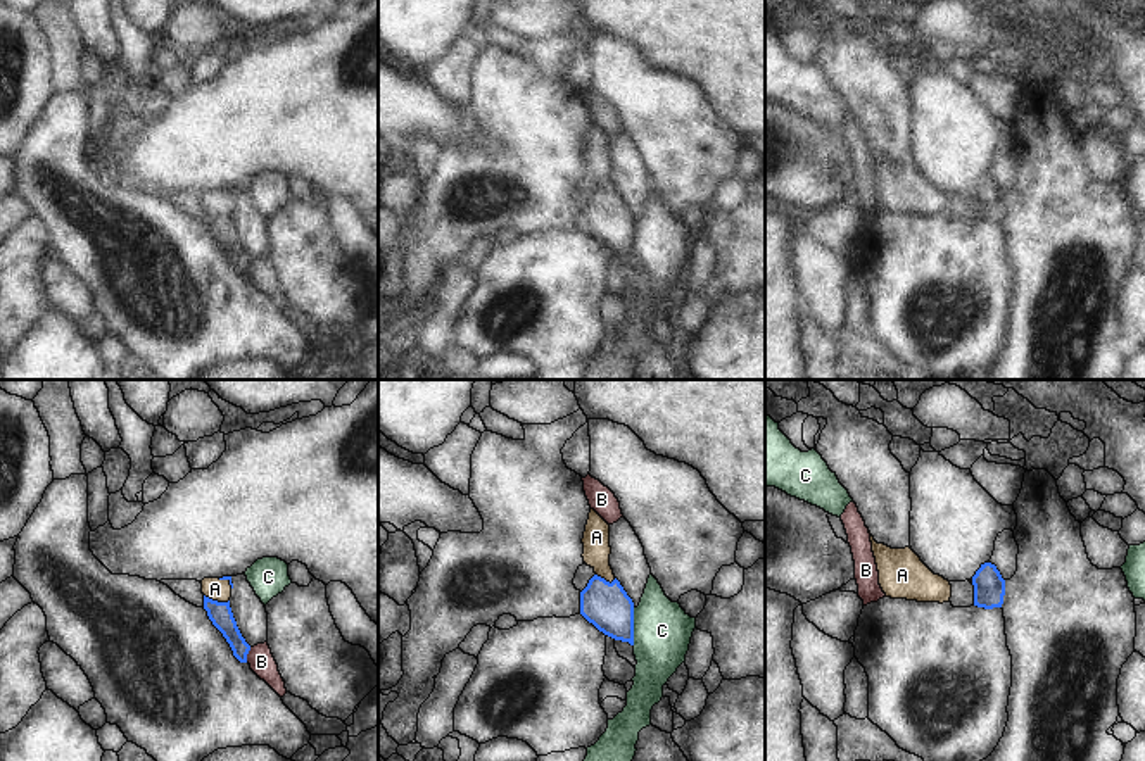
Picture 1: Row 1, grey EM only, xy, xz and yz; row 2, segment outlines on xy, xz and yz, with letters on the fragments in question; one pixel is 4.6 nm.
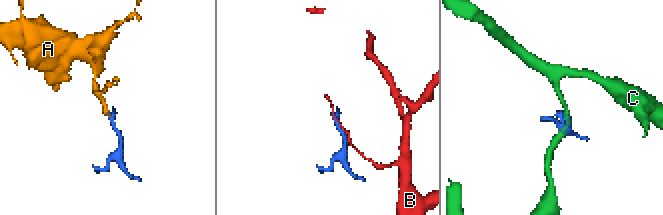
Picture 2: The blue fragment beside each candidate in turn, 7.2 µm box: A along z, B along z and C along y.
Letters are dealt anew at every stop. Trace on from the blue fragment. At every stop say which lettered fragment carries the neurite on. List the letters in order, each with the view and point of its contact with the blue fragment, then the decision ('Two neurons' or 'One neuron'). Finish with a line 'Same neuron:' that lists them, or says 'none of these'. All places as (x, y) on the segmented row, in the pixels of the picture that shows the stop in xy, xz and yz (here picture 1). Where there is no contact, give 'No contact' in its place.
A: Touches blue at xy (216, 601). One neuron
B: Touches blue at xy (247, 653). Two neurons
C: Touches blue at xz (632, 627). Two neurons
Same neuron: A.

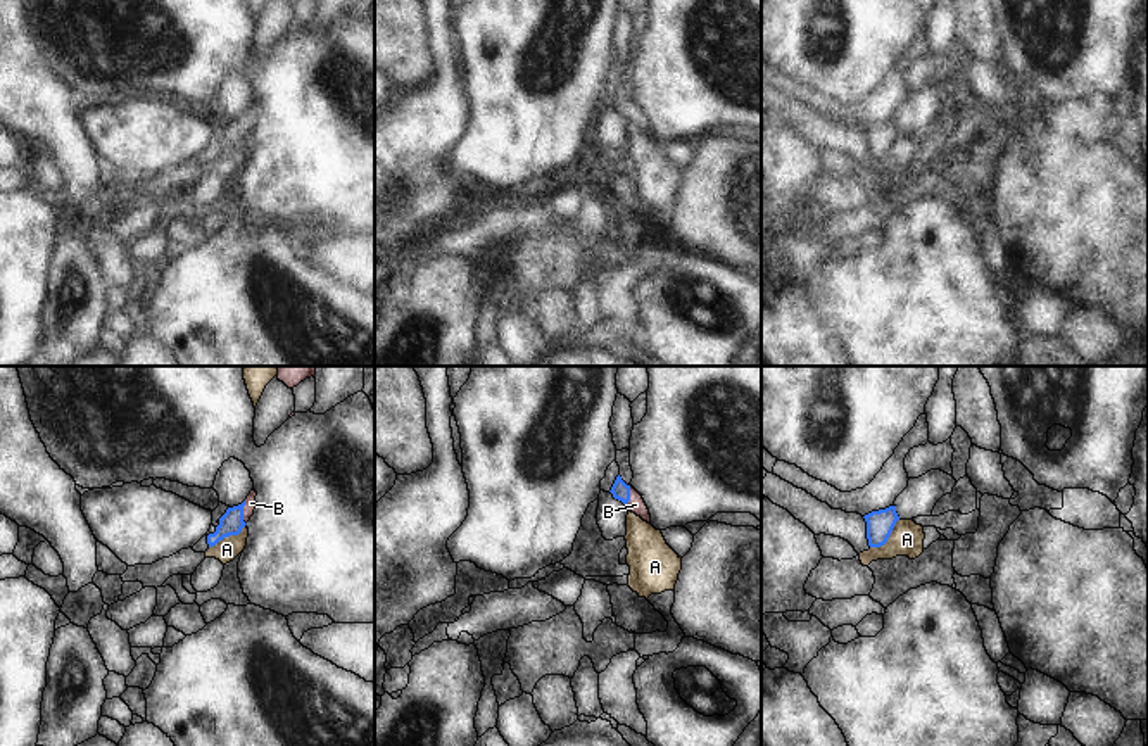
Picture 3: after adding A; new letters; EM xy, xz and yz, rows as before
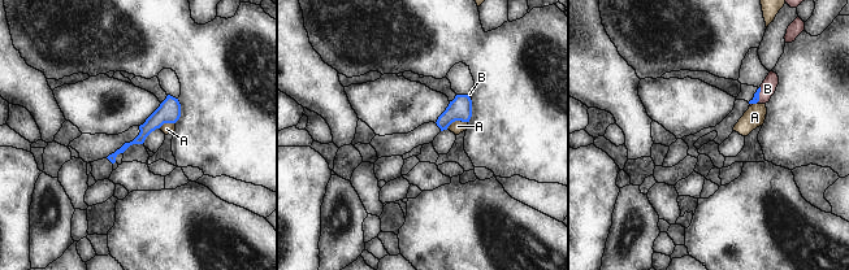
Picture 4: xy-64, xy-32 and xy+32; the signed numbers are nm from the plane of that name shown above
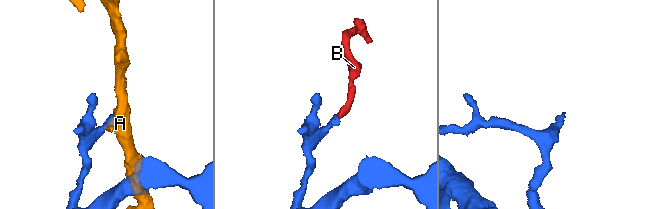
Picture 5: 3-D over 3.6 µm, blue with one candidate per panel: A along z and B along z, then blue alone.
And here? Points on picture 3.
A: Touches blue at xy (228, 536). Two neurons
B: Touches blue at xy (242, 513). One neuron
Same neuron: B.

